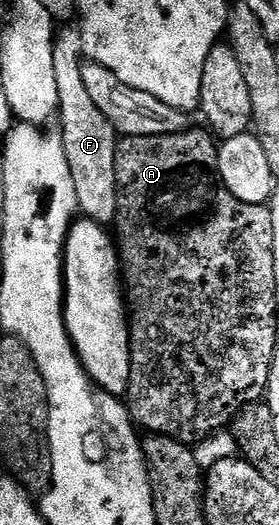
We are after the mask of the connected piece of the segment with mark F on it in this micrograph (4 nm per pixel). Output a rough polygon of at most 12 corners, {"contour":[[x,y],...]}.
{"contour":[[78,26],[55,36],[58,134],[78,210],[117,213],[117,132],[83,77]]}

